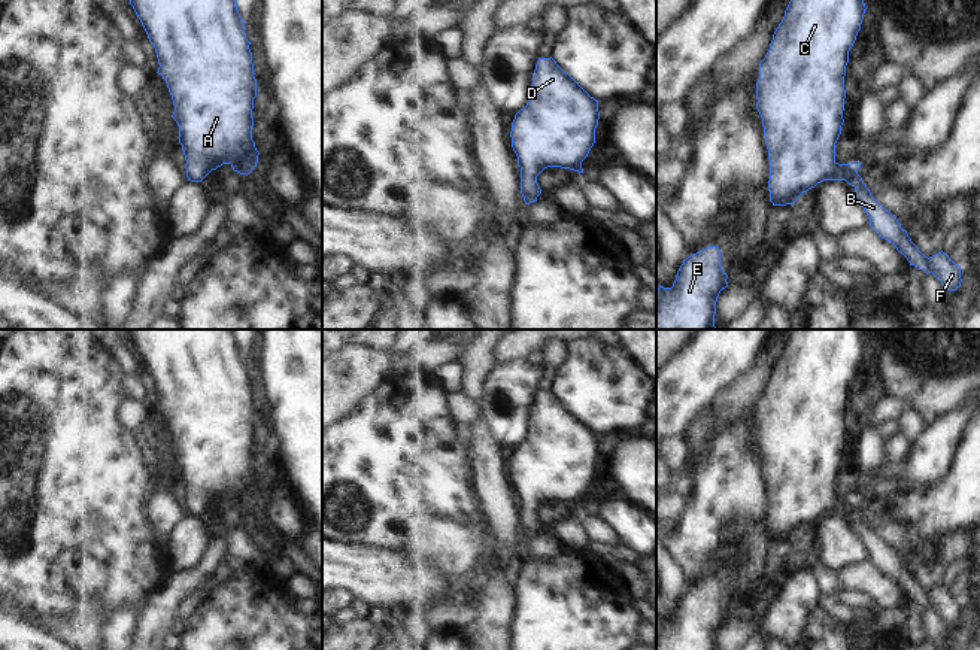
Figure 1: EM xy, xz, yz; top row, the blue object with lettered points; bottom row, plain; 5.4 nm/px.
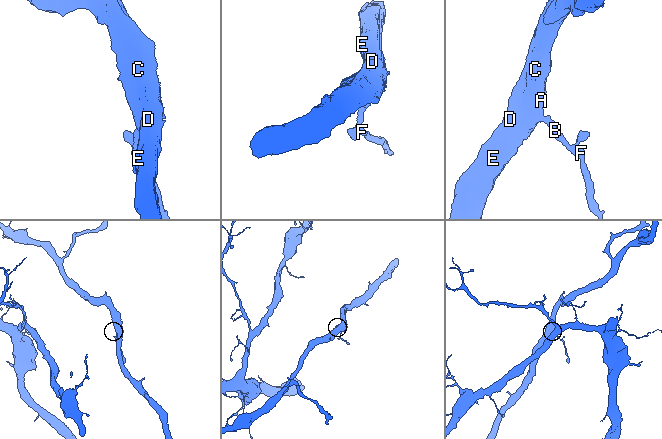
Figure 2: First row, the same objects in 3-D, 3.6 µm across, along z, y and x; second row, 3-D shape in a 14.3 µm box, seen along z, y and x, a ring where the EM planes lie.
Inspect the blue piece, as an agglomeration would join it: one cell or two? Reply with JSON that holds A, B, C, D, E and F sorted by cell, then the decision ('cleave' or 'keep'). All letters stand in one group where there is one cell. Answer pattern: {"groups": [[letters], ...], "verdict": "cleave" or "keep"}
{"groups": [["A", "B", "C", "D", "E", "F"]], "verdict": "keep"}

